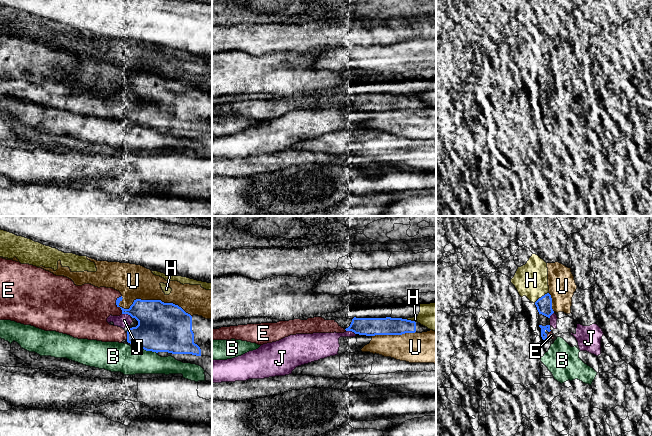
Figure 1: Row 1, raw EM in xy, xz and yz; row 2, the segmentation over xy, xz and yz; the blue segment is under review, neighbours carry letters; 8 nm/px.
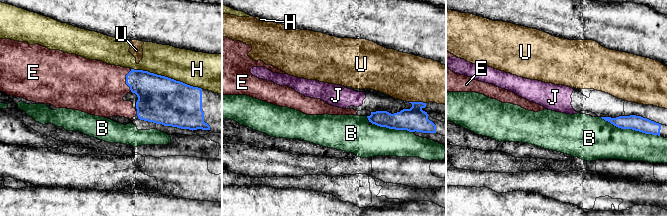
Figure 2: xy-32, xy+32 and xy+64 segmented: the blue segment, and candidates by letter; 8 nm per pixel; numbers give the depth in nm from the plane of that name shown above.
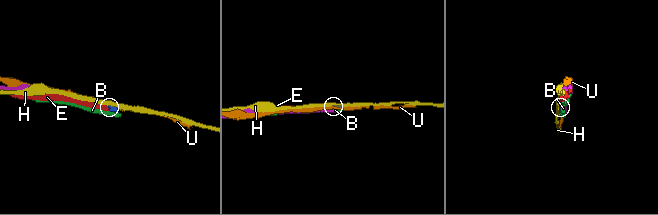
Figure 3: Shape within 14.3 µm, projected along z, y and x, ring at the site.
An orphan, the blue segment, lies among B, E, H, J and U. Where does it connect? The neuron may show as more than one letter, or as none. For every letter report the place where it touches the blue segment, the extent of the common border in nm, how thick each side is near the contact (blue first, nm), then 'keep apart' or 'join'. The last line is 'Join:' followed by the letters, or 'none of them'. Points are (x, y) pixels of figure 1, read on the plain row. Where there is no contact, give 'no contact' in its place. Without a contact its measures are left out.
B: contact xy (149, 126); length 130 nm; calibres 400 and 240 nm; keep apart
E: contact xy (116, 80); length 150 nm; calibres 200 and 380 nm; join
H: contact yz (542, 72); length 150 nm; calibres 130 and 280 nm; keep apart
J: contact xz (351, 106); length 90 nm; calibres 140 and 200 nm; keep apart
U: contact xy (154, 76); length 600 nm; calibres 400 and 280 nm; keep apart
Join: E

